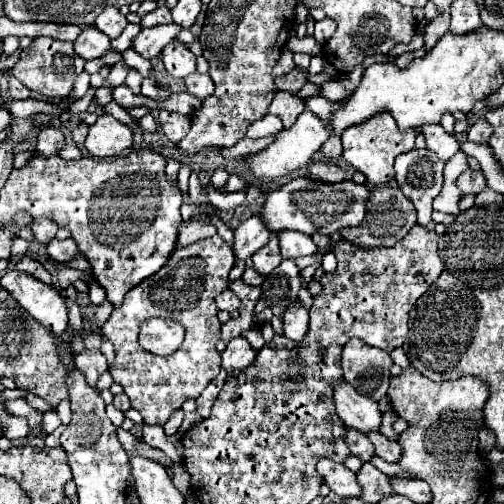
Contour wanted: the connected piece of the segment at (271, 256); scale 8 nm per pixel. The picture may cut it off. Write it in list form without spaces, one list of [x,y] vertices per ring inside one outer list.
[[[272,234],[268,244],[264,248],[260,248],[254,256],[252,256],[252,262],[254,262],[254,268],[258,272],[272,272],[280,262],[282,262],[282,256],[280,256],[280,244],[278,244],[278,234]]]

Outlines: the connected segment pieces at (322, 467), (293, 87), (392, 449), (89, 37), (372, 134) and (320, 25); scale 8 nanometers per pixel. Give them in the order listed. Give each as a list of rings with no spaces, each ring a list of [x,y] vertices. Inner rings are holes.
[[[328,458],[318,462],[318,470],[330,490],[344,498],[362,498],[362,486],[356,482],[356,474],[344,464],[332,462]]]
[[[294,70],[286,76],[276,78],[276,88],[284,90],[284,92],[290,92],[290,94],[296,94],[304,84],[306,84],[306,78],[304,78],[302,70]]]
[[[368,434],[370,442],[374,444],[376,448],[376,454],[386,460],[386,462],[398,462],[400,456],[402,456],[402,448],[398,442],[392,442],[388,440],[384,434]]]
[[[86,28],[78,36],[74,46],[76,46],[76,54],[82,60],[94,60],[100,58],[106,50],[110,50],[110,38],[106,34],[100,34],[96,28]]]
[[[384,110],[376,116],[372,116],[368,122],[362,122],[362,124],[356,124],[356,126],[350,126],[344,130],[344,134],[342,134],[344,154],[342,156],[346,158],[346,162],[350,162],[356,170],[360,170],[366,176],[368,184],[380,186],[380,184],[394,180],[394,160],[398,154],[410,152],[414,148],[414,138],[416,138],[414,130],[400,132],[392,114],[388,114]]]
[[[324,18],[320,22],[316,22],[316,32],[314,32],[314,38],[320,42],[320,44],[326,44],[332,34],[336,30],[336,22],[332,18]]]

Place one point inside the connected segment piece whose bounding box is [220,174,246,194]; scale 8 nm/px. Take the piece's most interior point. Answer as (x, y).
(234, 183)

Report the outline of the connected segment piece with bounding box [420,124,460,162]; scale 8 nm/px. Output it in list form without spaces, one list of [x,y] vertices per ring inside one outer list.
[[[426,124],[420,128],[420,132],[426,138],[428,150],[432,150],[442,162],[448,162],[460,150],[460,144],[456,142],[456,138],[448,134],[440,124]]]

